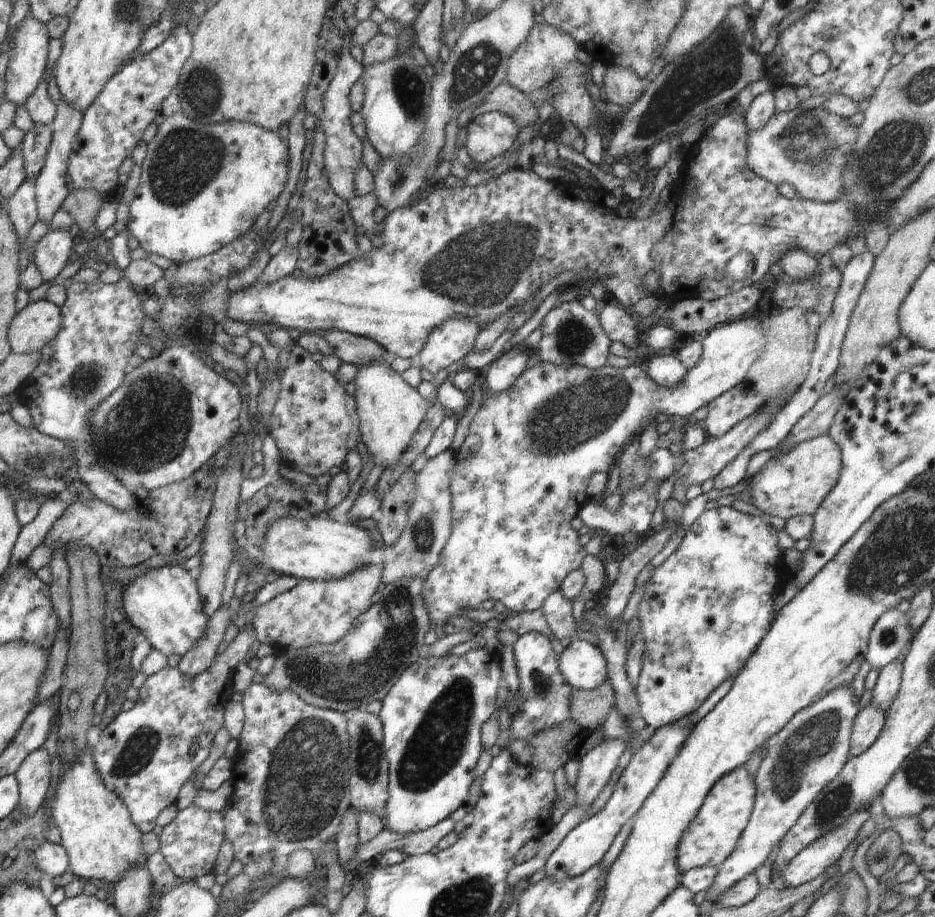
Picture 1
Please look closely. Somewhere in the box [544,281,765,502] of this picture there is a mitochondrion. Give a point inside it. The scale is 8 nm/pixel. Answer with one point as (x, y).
(573, 337)

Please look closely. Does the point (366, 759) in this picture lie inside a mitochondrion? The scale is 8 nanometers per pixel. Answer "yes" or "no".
yes

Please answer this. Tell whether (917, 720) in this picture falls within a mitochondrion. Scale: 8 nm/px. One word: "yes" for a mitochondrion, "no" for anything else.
no

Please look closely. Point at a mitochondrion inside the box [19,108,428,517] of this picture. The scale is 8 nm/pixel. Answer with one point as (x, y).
(151, 428)

